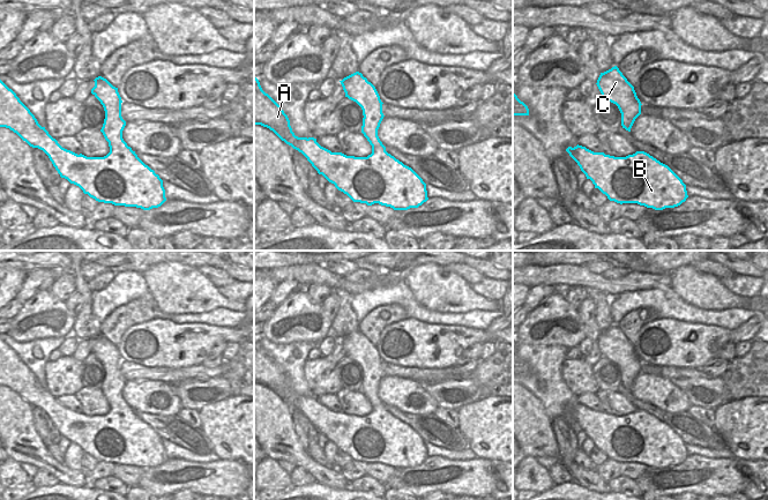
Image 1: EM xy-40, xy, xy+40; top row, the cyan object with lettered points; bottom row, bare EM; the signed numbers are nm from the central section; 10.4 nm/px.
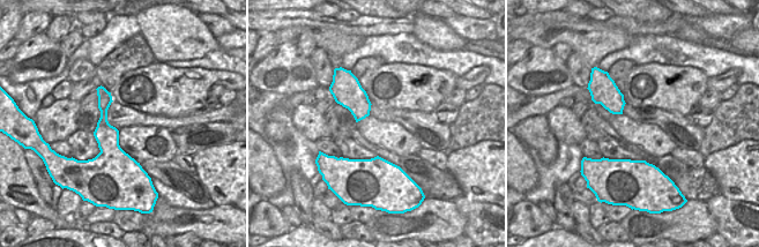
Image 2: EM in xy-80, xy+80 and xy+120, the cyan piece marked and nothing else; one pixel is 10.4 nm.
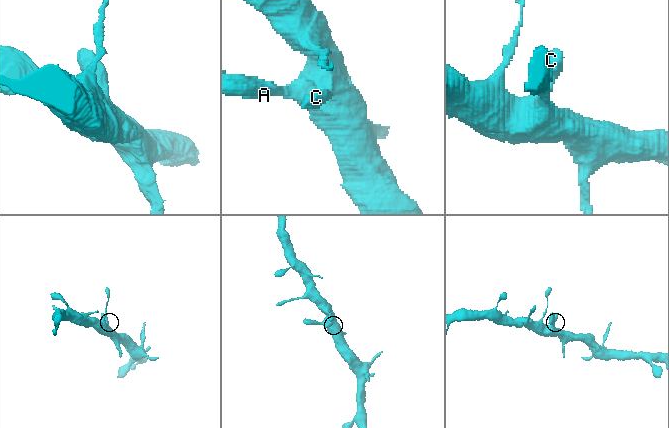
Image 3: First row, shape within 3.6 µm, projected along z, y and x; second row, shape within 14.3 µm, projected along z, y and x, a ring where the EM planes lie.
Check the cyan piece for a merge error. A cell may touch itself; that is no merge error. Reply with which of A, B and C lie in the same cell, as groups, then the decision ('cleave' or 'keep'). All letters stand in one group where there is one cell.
A B C; keep

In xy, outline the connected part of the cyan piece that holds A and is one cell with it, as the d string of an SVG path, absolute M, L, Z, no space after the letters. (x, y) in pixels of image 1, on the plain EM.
M359 330L344 336L340 341L345 351L345 356L356 360L363 368L361 391L372 404L372 412L367 416L355 416L346 415L342 411L331 411L321 405L314 396L296 395L290 385L288 374L282 366L262 349L256 336L254 336L254 383L269 387L286 403L301 411L319 433L322 433L353 461L366 462L367 464L379 462L390 465L394 469L418 467L428 458L426 442L411 426L388 412L386 405L380 400L378 388L385 374L382 372L383 361L375 345Z

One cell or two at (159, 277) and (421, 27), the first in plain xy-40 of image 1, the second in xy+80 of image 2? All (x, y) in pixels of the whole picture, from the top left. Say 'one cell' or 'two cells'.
one cell

